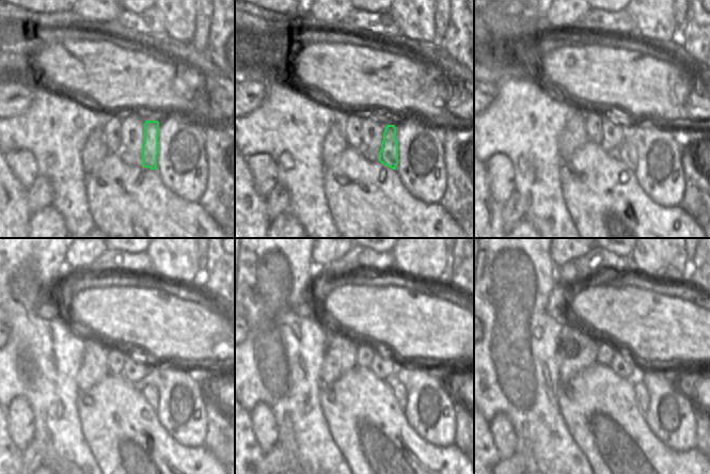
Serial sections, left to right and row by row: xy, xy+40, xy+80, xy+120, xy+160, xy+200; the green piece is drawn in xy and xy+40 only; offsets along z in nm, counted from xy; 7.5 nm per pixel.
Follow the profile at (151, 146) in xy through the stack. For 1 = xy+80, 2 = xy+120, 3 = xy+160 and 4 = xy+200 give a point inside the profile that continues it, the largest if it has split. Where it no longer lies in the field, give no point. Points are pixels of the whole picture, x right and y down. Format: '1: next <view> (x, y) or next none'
1: next xy+80 (627, 153)
2: next xy+120 (151, 393)
3: next xy+160 (399, 392)
4: next xy+200 (635, 379)

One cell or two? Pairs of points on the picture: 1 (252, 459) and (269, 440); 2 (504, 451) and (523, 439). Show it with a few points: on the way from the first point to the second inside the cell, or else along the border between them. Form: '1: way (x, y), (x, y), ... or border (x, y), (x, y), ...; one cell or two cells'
1: border (251, 426), (254, 439), (263, 454); two cells
2: border (508, 420), (515, 433), (516, 451); two cells

